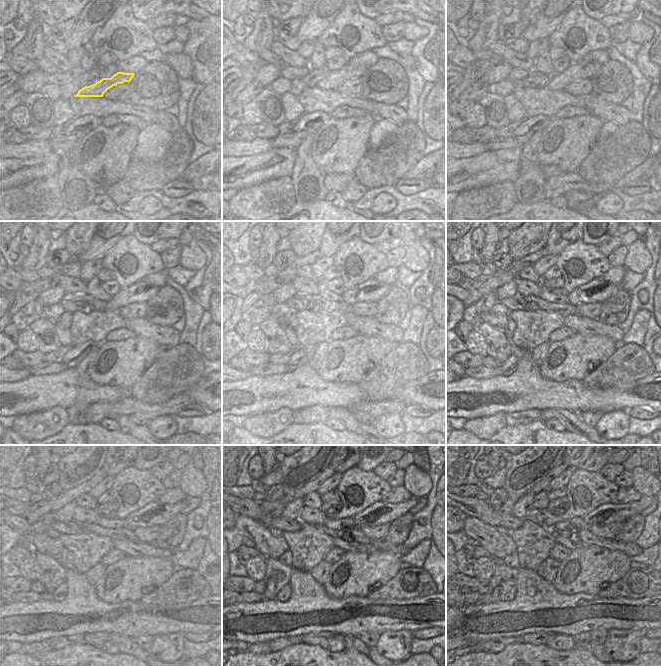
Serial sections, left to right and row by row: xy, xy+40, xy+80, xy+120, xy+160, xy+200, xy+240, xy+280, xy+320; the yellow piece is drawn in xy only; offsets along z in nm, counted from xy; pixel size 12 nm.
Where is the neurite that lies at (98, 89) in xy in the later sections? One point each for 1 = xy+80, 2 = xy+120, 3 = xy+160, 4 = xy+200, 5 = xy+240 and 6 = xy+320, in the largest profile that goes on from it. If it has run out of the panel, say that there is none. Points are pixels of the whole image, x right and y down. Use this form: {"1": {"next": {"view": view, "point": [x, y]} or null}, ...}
{"1": {"next": {"view": "xy+80", "point": [583, 69]}}, "2": {"next": {"view": "xy+120", "point": [141, 291]}}, "3": {"next": {"view": "xy+160", "point": [371, 290]}}, "4": {"next": {"view": "xy+200", "point": [597, 290]}}, "5": {"next": {"view": "xy+240", "point": [166, 512]}}, "6": {"next": {"view": "xy+320", "point": [619, 512]}}}

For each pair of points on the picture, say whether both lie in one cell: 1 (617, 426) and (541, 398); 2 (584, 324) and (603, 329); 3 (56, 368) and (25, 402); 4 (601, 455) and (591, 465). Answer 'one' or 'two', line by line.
1: two
2: one
3: two
4: one

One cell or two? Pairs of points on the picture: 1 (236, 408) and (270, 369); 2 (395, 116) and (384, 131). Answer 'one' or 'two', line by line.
1: two
2: two

